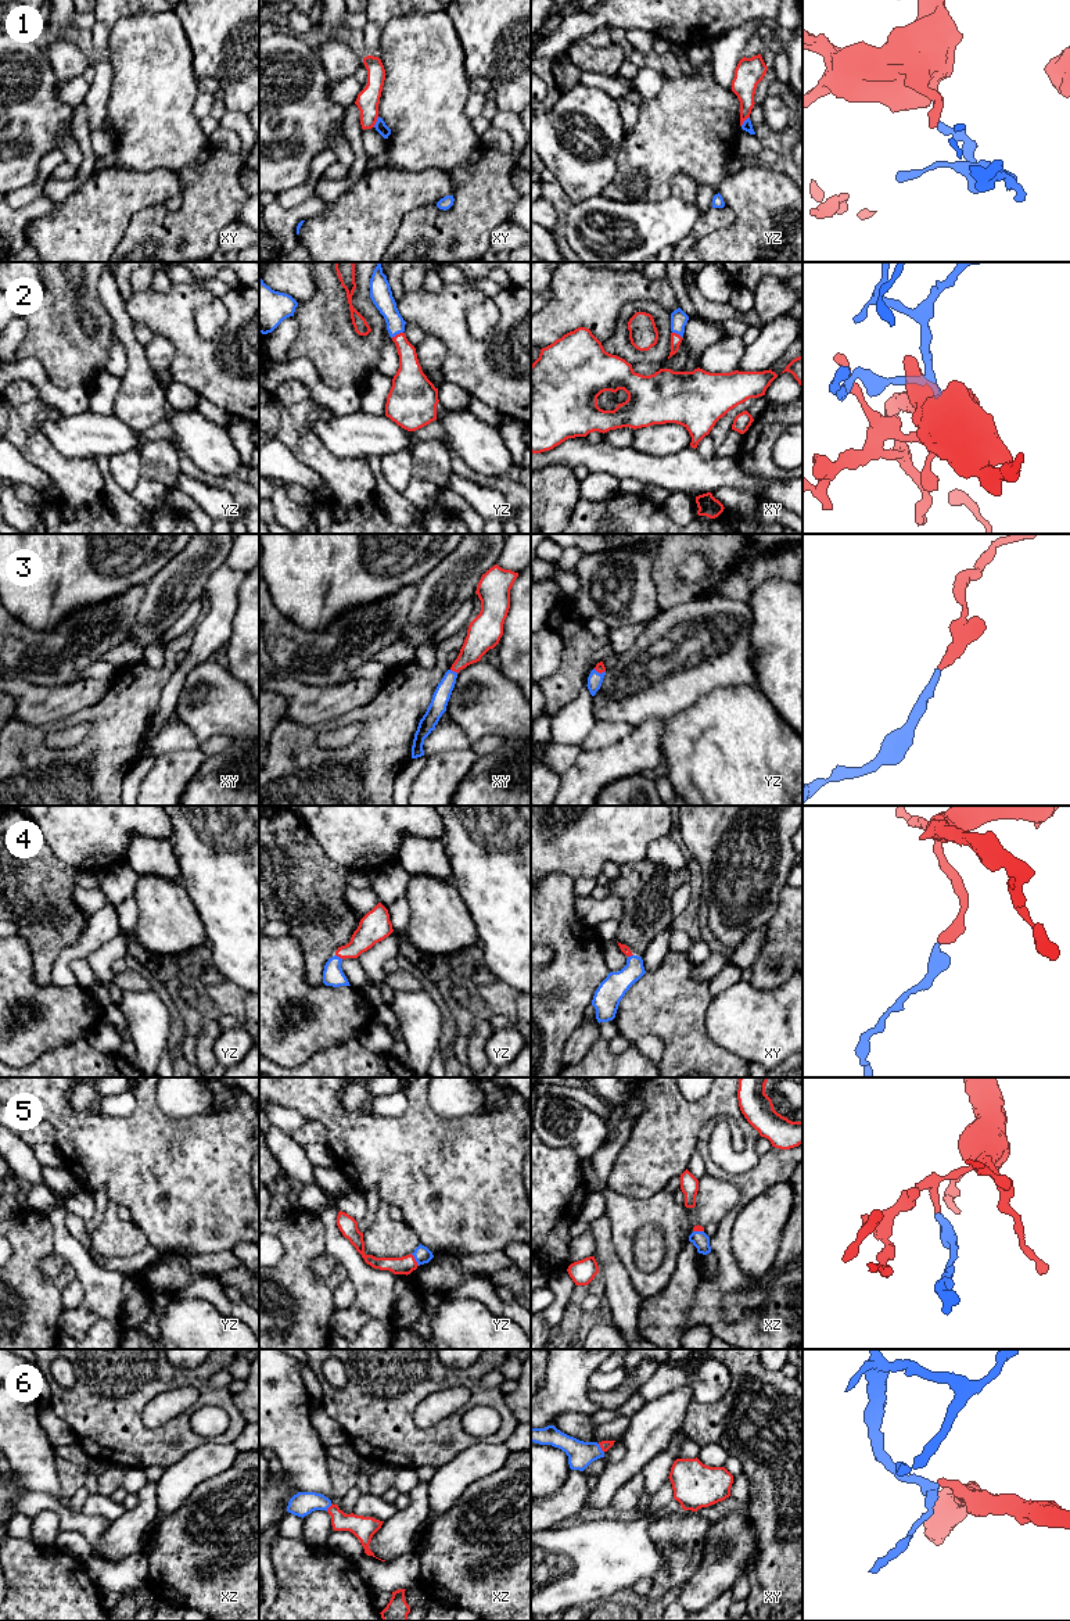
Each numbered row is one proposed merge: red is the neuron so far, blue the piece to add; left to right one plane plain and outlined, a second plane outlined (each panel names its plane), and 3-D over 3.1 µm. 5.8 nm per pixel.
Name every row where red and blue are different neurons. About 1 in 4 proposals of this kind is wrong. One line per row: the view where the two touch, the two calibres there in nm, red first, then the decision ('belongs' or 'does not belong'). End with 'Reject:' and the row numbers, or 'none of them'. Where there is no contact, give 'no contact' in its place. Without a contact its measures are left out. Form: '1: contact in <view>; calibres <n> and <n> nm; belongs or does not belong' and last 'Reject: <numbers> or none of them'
1: contact in xy; calibres 130 and 70 nm; does not belong
2: contact in yz; calibres 150 and 130 nm; belongs
3: contact in xy; calibres 160 and 100 nm; belongs
4: contact in yz; calibres 160 and 120 nm; belongs
5: contact in yz; calibres 110 and 100 nm; belongs
6: contact in xy; calibres 60 and 150 nm; belongs
Reject: 1

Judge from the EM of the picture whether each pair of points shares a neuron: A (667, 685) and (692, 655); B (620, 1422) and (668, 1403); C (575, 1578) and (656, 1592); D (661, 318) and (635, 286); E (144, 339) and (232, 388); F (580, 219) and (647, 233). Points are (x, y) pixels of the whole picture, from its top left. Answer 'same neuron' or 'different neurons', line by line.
A: same neuron
B: different neurons
C: different neurons
D: different neurons
E: different neurons
F: same neuron

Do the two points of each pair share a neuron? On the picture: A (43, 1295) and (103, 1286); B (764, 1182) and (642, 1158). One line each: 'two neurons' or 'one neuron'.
A: two neurons
B: two neurons

